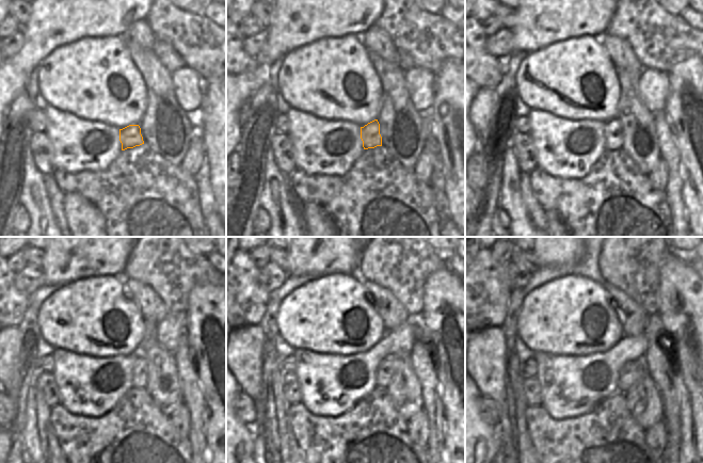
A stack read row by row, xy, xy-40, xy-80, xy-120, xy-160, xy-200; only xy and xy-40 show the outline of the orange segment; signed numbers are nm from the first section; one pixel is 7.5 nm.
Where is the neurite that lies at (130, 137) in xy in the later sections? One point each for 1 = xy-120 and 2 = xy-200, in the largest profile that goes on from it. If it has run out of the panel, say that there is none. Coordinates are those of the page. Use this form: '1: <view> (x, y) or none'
1: xy-120 (140, 368)
2: xy-200 (630, 371)

